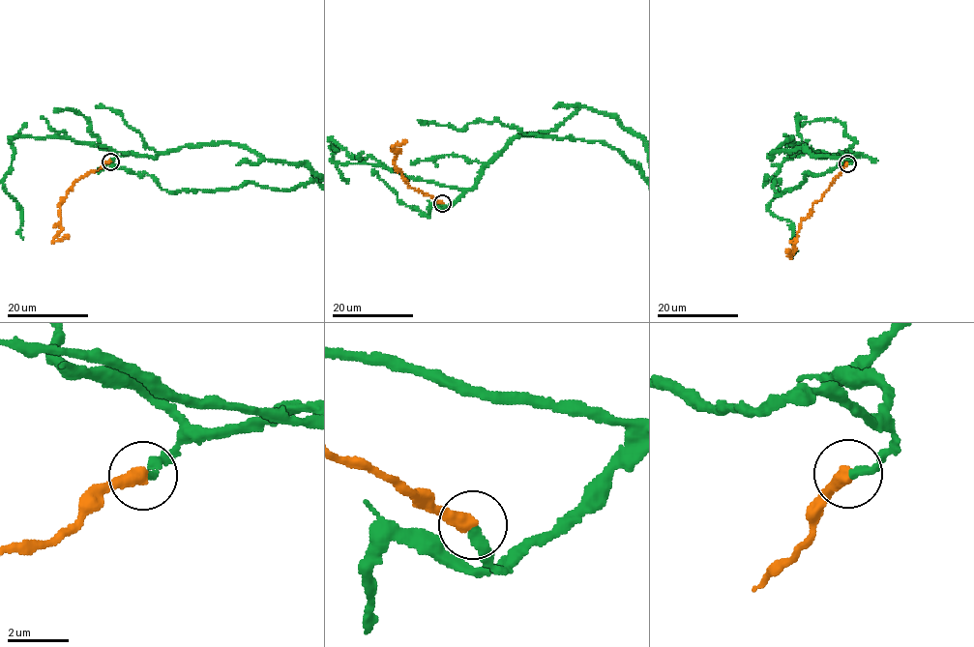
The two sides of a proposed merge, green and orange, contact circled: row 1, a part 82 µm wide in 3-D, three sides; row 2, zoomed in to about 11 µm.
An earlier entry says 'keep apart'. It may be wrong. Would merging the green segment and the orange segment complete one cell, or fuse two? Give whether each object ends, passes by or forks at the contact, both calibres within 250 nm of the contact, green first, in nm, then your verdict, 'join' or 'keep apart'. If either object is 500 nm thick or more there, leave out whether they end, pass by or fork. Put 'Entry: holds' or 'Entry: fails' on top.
Entry: fails
green ends | orange ends | 320/480 nm | join

